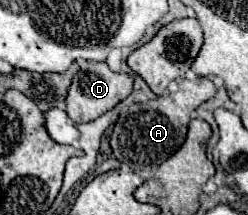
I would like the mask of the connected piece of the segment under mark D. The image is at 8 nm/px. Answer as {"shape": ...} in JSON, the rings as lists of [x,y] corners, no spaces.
{"shape":[[[90,62],[88,70],[86,72],[78,72],[72,80],[72,86],[70,86],[70,92],[66,96],[66,114],[76,122],[92,122],[96,120],[98,116],[102,116],[104,112],[112,110],[118,102],[122,102],[126,96],[130,96],[132,92],[132,86],[134,86],[134,80],[132,76],[128,74],[118,74],[118,72],[112,72],[108,68],[106,62]]]}

